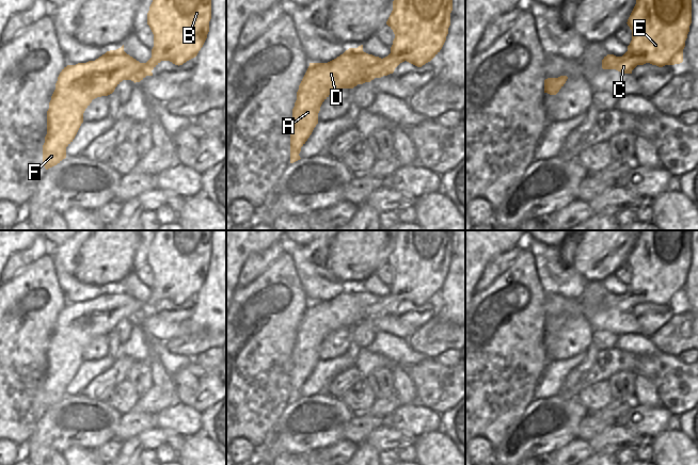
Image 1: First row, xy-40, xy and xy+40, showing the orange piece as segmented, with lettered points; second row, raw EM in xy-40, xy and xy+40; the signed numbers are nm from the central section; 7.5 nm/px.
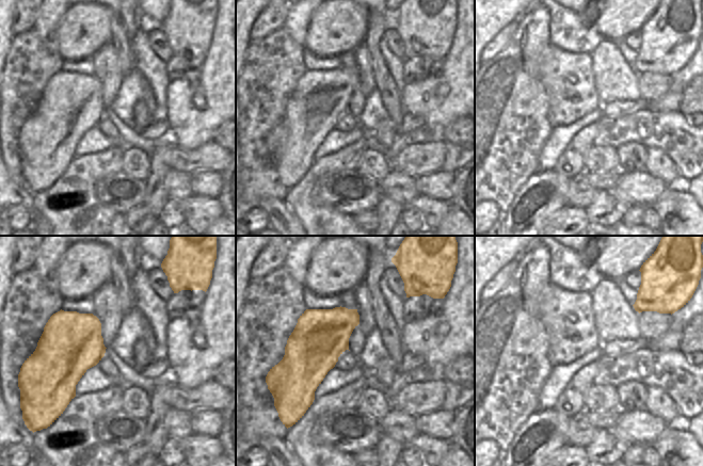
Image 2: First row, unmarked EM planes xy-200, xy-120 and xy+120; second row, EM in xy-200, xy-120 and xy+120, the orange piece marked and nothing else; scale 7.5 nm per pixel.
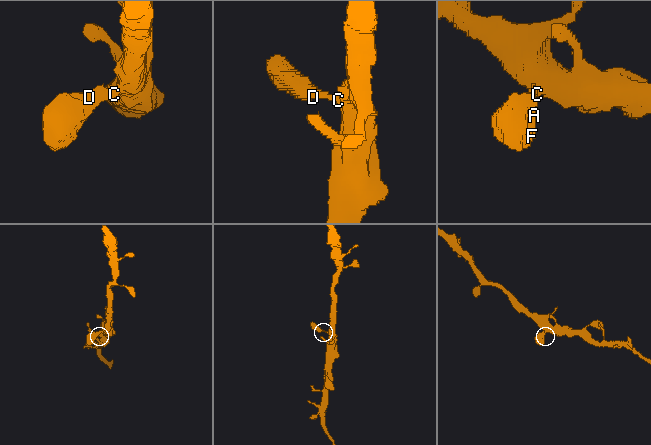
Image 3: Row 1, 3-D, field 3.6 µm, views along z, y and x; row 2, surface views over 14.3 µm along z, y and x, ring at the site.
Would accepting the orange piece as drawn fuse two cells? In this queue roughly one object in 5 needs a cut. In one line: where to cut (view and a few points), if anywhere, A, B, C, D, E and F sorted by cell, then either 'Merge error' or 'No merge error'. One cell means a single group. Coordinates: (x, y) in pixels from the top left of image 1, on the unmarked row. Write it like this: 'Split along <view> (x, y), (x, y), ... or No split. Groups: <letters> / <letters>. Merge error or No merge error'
No split. Groups: A B C D E F. No merge error

